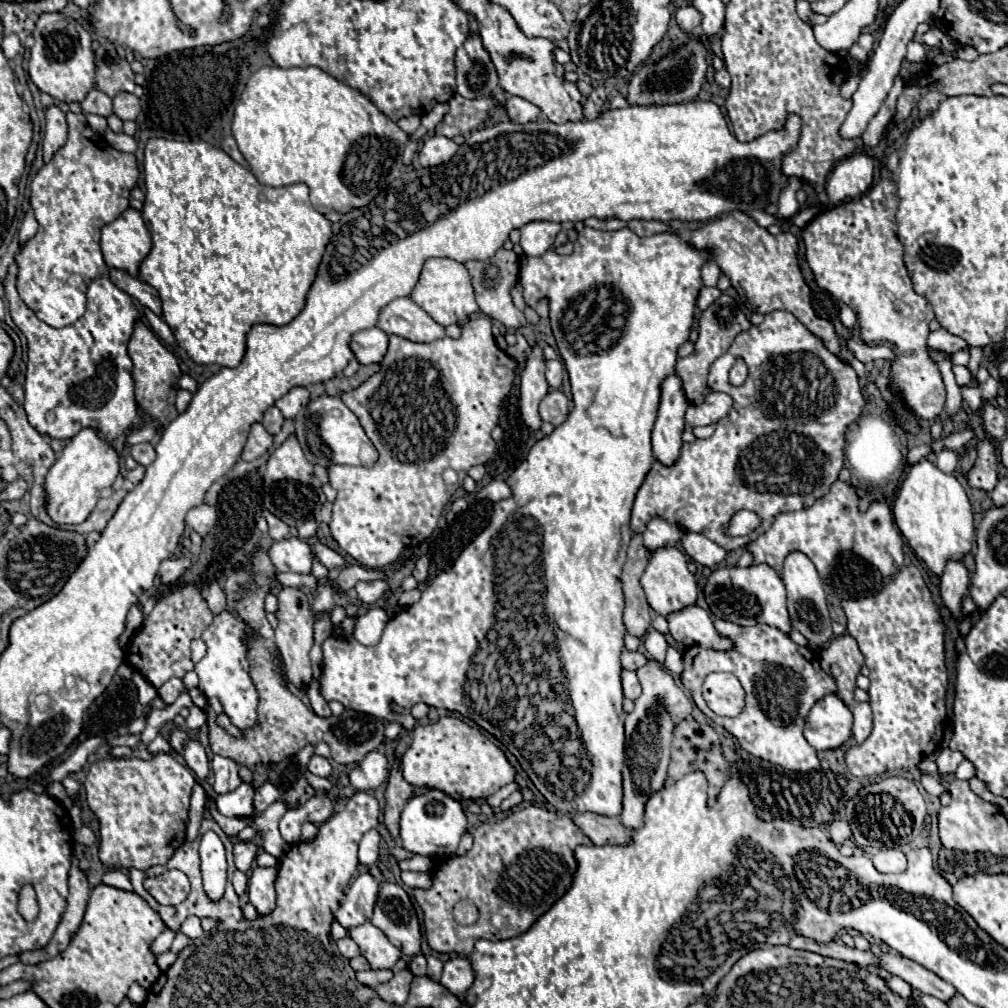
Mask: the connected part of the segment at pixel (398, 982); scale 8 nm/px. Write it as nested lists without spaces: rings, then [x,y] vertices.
[[[406,968],[398,974],[394,974],[392,980],[384,982],[384,984],[378,984],[376,986],[376,992],[380,994],[382,1000],[386,1002],[394,1002],[394,1004],[404,1004],[406,998],[408,998],[408,990],[410,990],[410,982],[412,982],[412,972]]]

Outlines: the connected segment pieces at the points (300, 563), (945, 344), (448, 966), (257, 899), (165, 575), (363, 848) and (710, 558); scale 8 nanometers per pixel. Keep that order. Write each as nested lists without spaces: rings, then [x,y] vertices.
[[[284,538],[272,542],[268,556],[278,572],[296,572],[308,574],[312,566],[312,548],[300,538]]]
[[[944,328],[936,330],[936,332],[930,332],[928,336],[928,346],[934,348],[934,350],[944,350],[948,354],[954,354],[958,350],[968,350],[968,344],[964,342],[964,338],[960,336],[954,336],[950,332],[946,332]]]
[[[450,958],[448,962],[444,962],[444,972],[440,978],[440,984],[452,992],[454,996],[462,998],[466,994],[466,990],[472,986],[474,982],[474,972],[470,968],[468,958]]]
[[[272,866],[272,868],[258,868],[250,876],[248,896],[260,916],[270,914],[276,906],[276,890],[274,890],[276,874],[278,874],[278,866]]]
[[[166,558],[160,564],[160,580],[164,586],[168,586],[170,582],[178,582],[184,572],[186,572],[186,564],[178,558]]]
[[[368,830],[362,840],[360,840],[360,850],[358,850],[358,860],[360,864],[372,866],[378,858],[378,844],[380,844],[380,834],[378,830]]]
[[[696,532],[684,534],[682,548],[694,562],[708,566],[708,568],[714,568],[728,558],[728,552],[722,546],[708,540],[704,534],[696,534]]]

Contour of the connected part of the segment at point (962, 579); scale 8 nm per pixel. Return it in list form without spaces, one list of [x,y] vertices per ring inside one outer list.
[[[948,560],[944,574],[940,576],[940,594],[944,604],[950,608],[950,612],[958,618],[960,616],[960,604],[962,598],[968,594],[970,576],[960,560]]]

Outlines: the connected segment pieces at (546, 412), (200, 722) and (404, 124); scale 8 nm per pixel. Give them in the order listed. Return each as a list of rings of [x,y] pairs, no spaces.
[[[550,390],[540,402],[540,416],[544,422],[560,426],[568,416],[568,398],[560,390]]]
[[[190,706],[190,716],[186,718],[186,726],[190,730],[200,730],[202,726],[206,726],[206,712],[198,706]]]
[[[412,114],[412,116],[408,116],[408,118],[402,118],[402,120],[398,122],[398,126],[400,126],[406,134],[412,134],[412,132],[416,132],[418,126],[420,126],[420,116]]]

